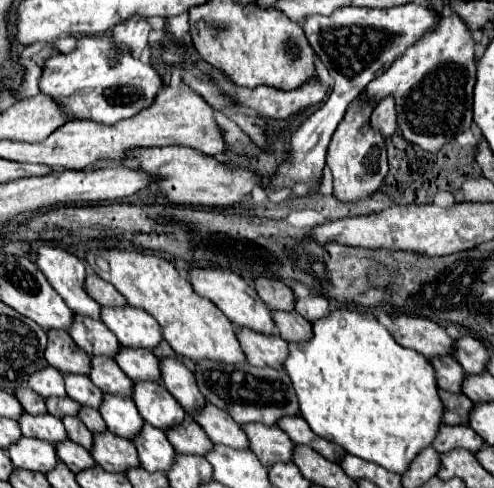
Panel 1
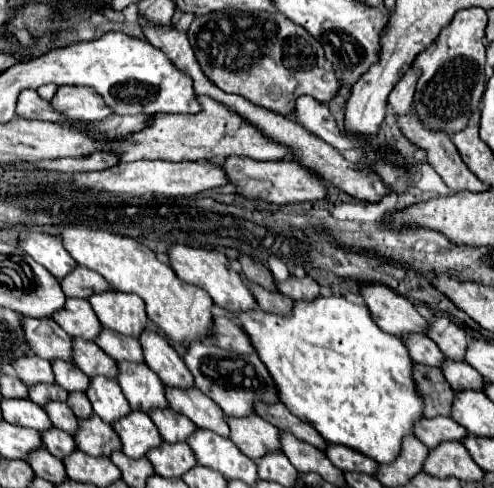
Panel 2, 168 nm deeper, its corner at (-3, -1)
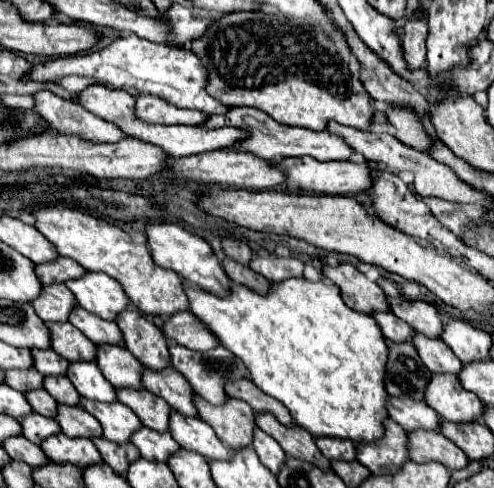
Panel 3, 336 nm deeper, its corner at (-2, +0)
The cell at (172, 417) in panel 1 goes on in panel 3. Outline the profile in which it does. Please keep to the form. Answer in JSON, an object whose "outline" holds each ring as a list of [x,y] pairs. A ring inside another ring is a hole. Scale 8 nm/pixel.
{"outline":[[[98,345],[96,365],[116,389],[142,389],[144,365],[124,347]]]}

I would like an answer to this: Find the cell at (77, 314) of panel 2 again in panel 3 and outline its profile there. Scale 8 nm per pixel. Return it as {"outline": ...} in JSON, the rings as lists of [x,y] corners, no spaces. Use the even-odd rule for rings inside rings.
{"outline":[[[48,285],[42,295],[32,301],[32,307],[38,311],[38,317],[46,323],[66,323],[70,313],[78,307],[74,295],[66,285]]]}

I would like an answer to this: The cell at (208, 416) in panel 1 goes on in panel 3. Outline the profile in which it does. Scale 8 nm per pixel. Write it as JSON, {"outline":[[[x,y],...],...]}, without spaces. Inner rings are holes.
{"outline":[[[172,367],[164,369],[164,371],[152,371],[152,369],[144,369],[142,373],[142,385],[166,399],[170,403],[170,407],[182,415],[190,415],[190,417],[198,417],[198,409],[194,405],[194,391],[190,389],[190,383]]]}

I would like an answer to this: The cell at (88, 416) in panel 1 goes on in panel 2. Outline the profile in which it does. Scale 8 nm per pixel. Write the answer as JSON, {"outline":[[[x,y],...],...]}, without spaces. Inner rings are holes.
{"outline":[[[69,392],[67,406],[73,410],[73,414],[75,414],[77,418],[87,418],[87,416],[91,416],[91,412],[93,412],[91,402],[89,402],[89,398],[87,398],[83,392]]]}

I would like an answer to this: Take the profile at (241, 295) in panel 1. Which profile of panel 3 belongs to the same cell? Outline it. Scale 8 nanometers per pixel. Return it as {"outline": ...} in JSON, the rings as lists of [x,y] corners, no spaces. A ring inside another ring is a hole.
{"outline":[[[174,223],[148,225],[146,235],[148,235],[150,253],[156,261],[156,265],[160,265],[162,269],[176,271],[184,281],[190,281],[192,285],[198,285],[200,289],[206,289],[208,293],[214,293],[218,297],[230,295],[230,279],[226,277],[226,271],[222,269],[212,247],[202,237],[192,235],[192,233],[188,233],[186,229],[182,229],[180,225],[174,225]]]}

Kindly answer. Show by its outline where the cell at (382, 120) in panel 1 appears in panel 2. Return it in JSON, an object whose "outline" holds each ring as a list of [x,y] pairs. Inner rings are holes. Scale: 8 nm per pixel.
{"outline":[[[411,64],[409,70],[403,74],[403,78],[399,78],[399,82],[395,84],[395,88],[391,90],[389,102],[391,102],[395,114],[407,114],[411,110],[413,94],[415,94],[415,86],[417,86],[419,74],[421,72]]]}

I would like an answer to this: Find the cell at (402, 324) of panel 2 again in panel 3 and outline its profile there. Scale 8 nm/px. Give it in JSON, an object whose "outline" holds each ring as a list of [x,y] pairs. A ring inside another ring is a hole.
{"outline":[[[340,263],[336,267],[326,265],[324,275],[340,287],[342,299],[346,301],[346,305],[350,305],[350,309],[366,315],[390,311],[390,303],[382,287],[370,281],[354,265],[350,263]]]}

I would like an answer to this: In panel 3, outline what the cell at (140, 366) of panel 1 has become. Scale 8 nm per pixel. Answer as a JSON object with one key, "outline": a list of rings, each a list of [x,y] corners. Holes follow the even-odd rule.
{"outline":[[[74,309],[74,313],[70,315],[70,323],[74,327],[78,327],[92,343],[100,345],[122,345],[122,331],[118,329],[118,325],[114,321],[104,321],[92,313],[88,313],[86,309]]]}

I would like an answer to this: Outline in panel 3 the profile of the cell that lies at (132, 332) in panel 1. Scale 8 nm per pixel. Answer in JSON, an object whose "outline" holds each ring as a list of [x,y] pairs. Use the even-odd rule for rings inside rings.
{"outline":[[[86,273],[84,277],[68,281],[66,285],[74,293],[78,305],[100,319],[116,321],[118,313],[128,309],[128,297],[122,285],[118,285],[118,281],[106,273]]]}

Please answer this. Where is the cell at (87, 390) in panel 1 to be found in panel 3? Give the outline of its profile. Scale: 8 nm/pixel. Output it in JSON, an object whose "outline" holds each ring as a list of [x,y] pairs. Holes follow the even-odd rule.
{"outline":[[[34,349],[32,351],[34,355],[34,363],[36,363],[36,369],[42,373],[42,375],[52,375],[52,377],[58,377],[58,375],[66,375],[66,369],[68,369],[68,361],[64,357],[60,357],[58,353],[54,353],[52,349]]]}

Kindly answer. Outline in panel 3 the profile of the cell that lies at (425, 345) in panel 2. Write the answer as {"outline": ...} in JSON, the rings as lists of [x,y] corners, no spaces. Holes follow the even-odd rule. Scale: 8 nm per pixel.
{"outline":[[[376,313],[374,315],[376,323],[380,325],[382,333],[386,335],[386,339],[390,339],[392,343],[402,343],[402,341],[414,341],[414,329],[410,329],[402,319],[398,319],[396,315],[392,313]]]}

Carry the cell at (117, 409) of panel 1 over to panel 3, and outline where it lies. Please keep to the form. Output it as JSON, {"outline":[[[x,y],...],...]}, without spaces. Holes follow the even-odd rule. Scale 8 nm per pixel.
{"outline":[[[70,363],[68,379],[74,383],[76,391],[86,399],[106,403],[118,401],[116,389],[106,381],[102,371],[94,363]]]}

